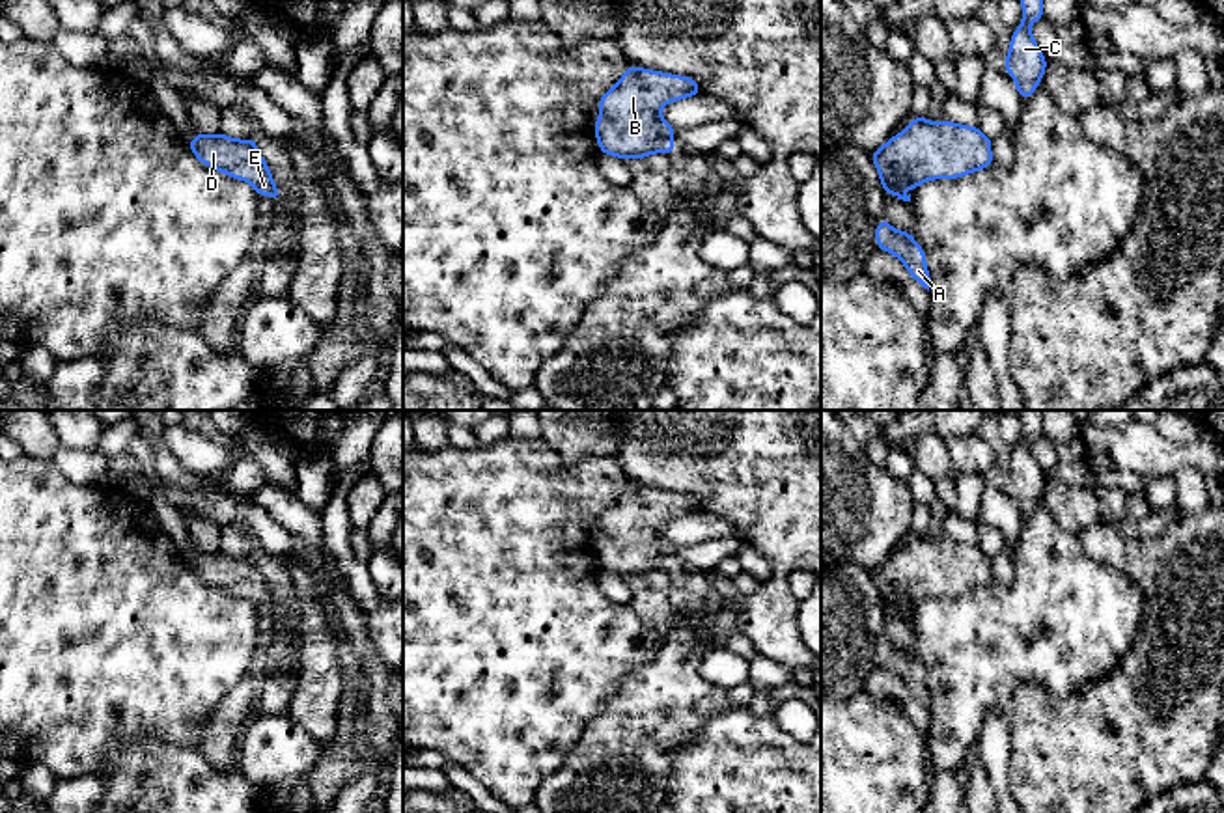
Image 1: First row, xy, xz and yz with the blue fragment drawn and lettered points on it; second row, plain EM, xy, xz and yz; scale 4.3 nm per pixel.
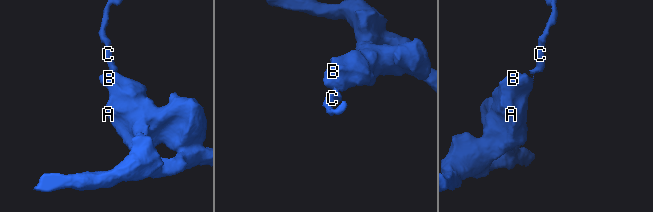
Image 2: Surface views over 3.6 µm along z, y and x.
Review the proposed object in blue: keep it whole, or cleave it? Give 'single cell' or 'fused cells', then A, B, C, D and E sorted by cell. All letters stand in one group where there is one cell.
fused cells | A B D E / C

